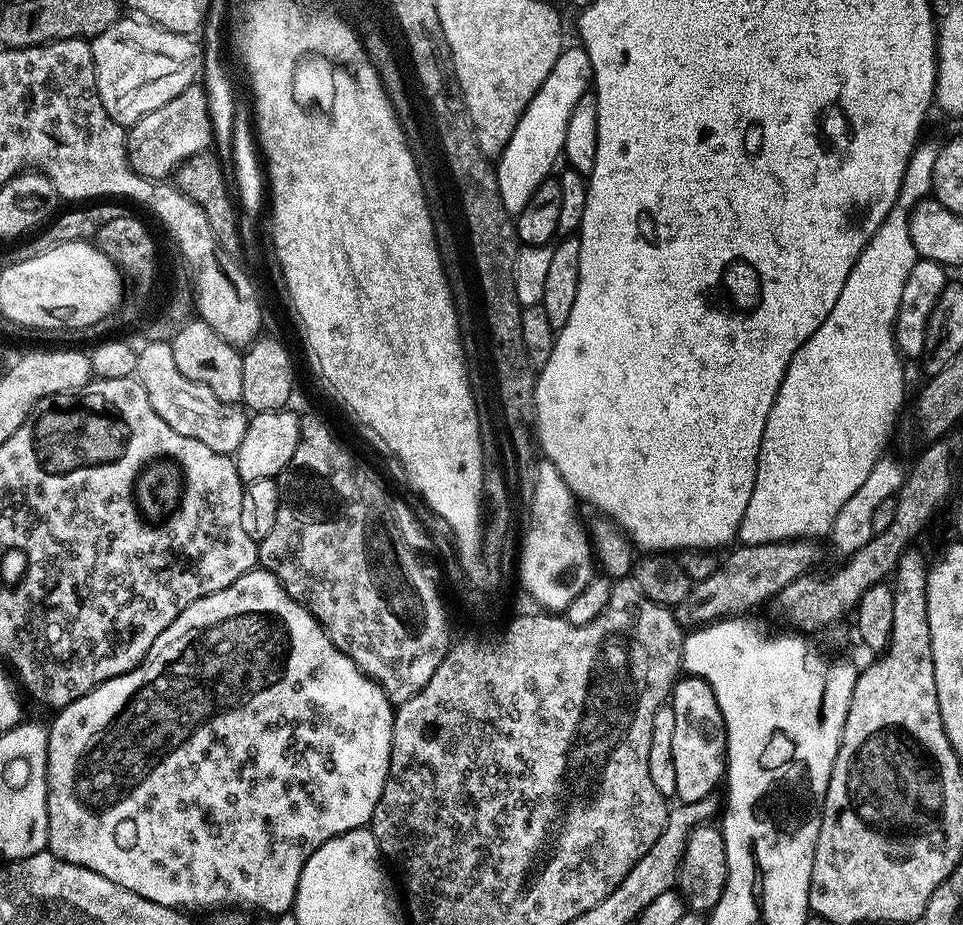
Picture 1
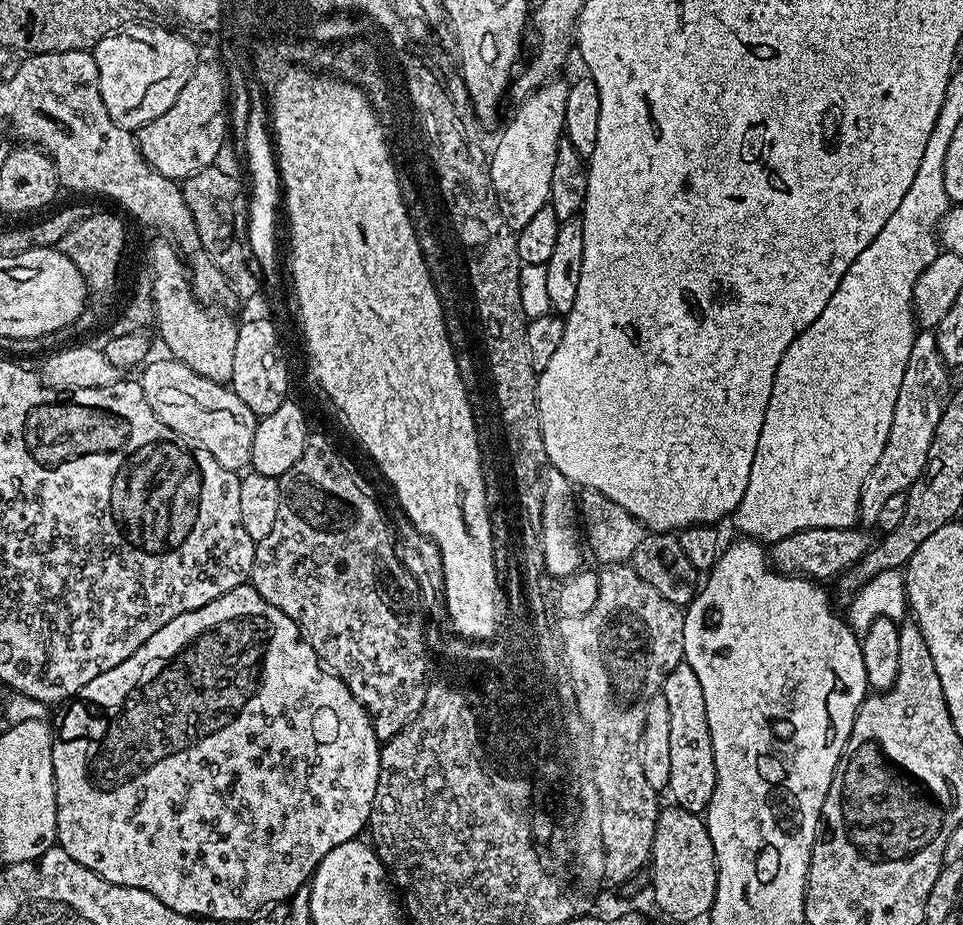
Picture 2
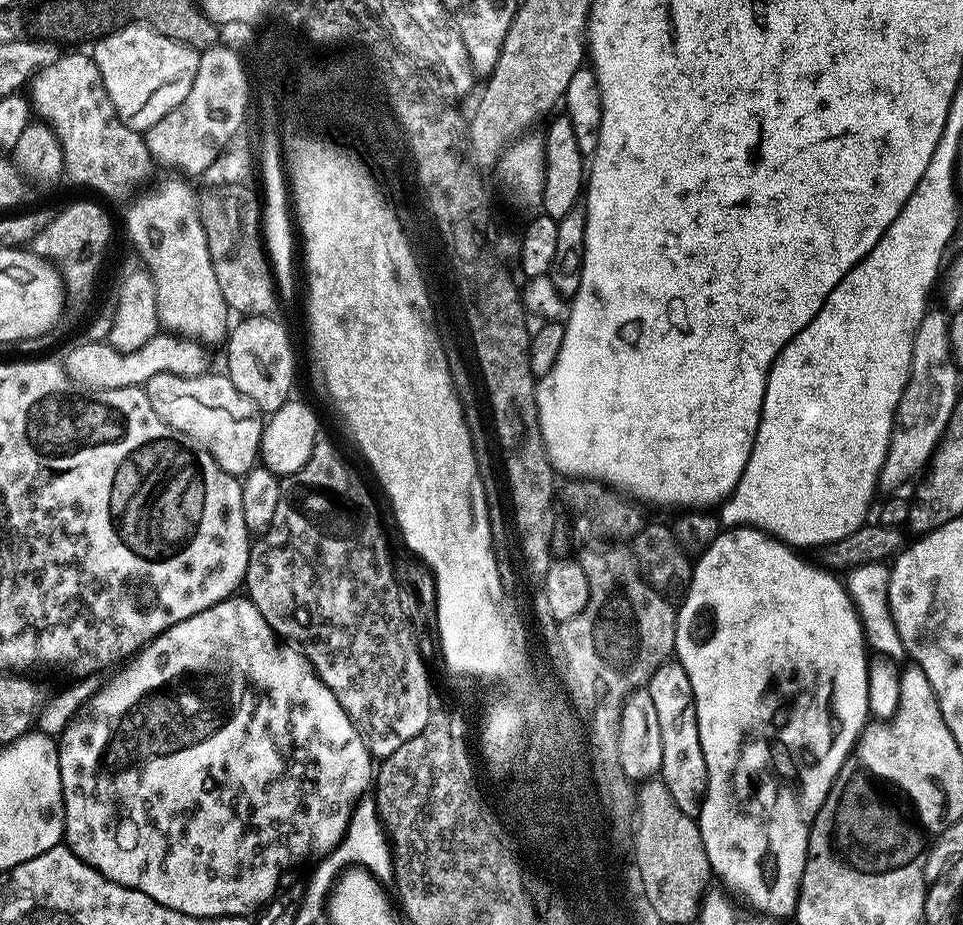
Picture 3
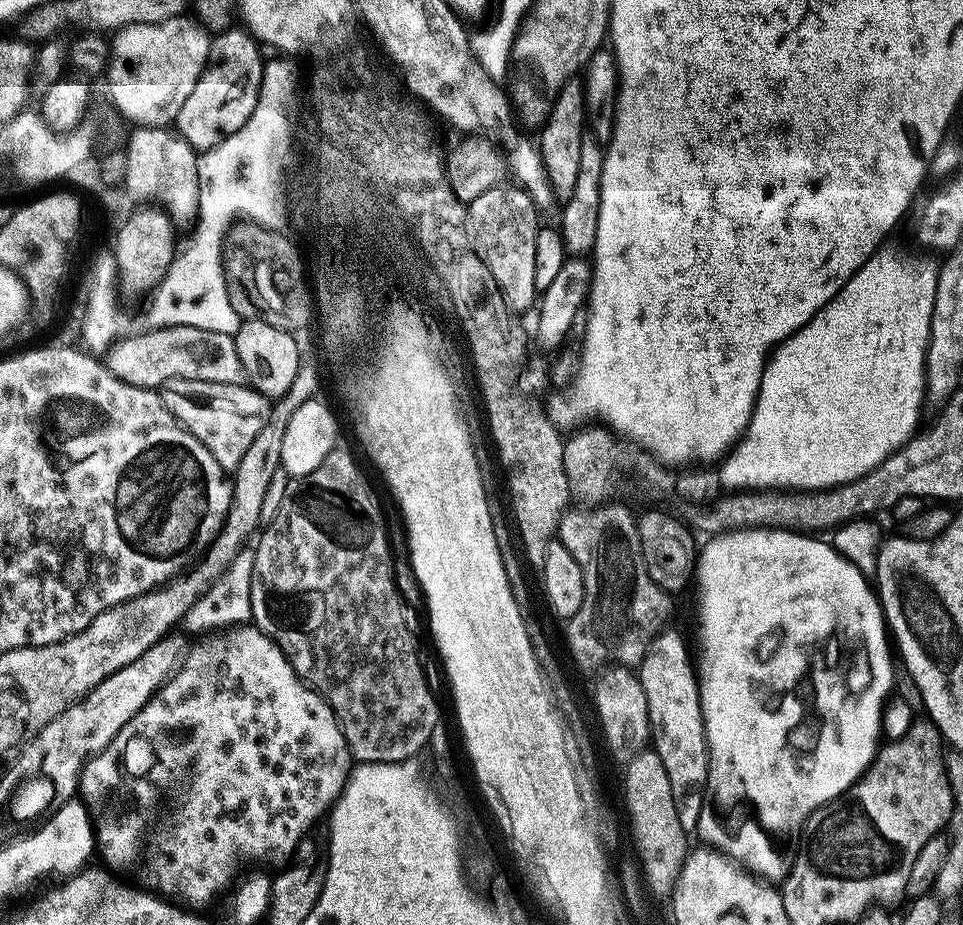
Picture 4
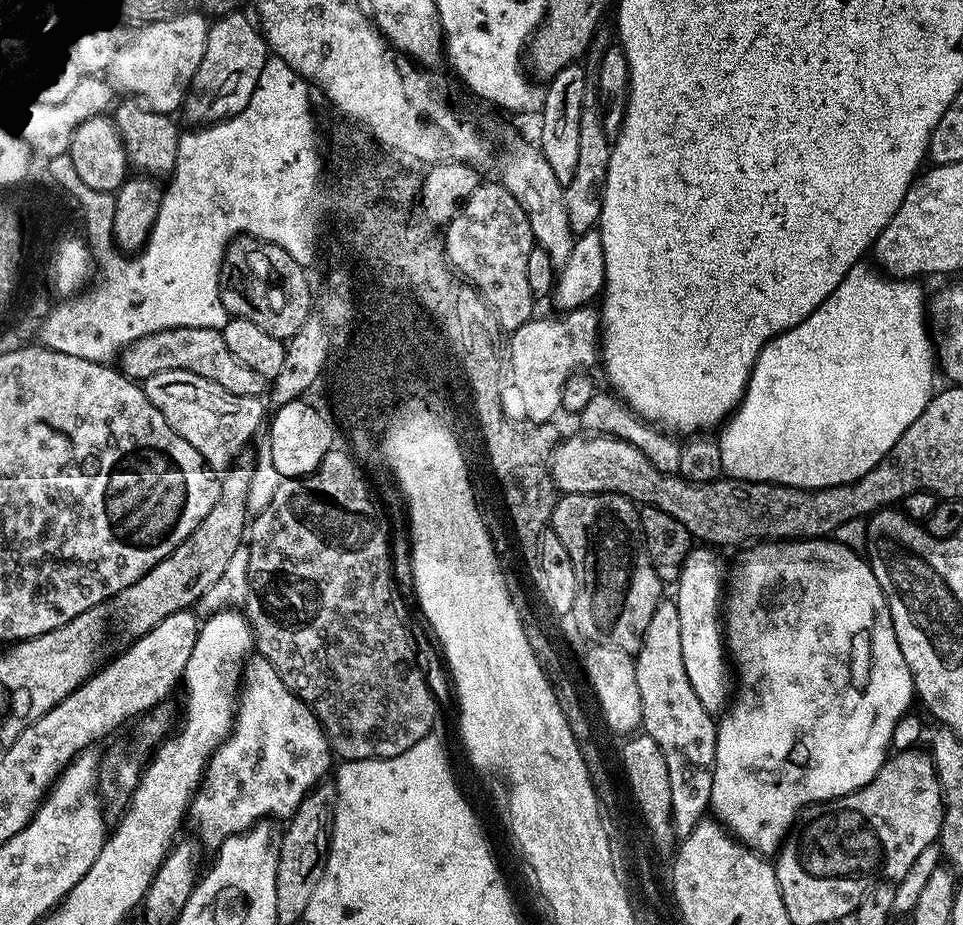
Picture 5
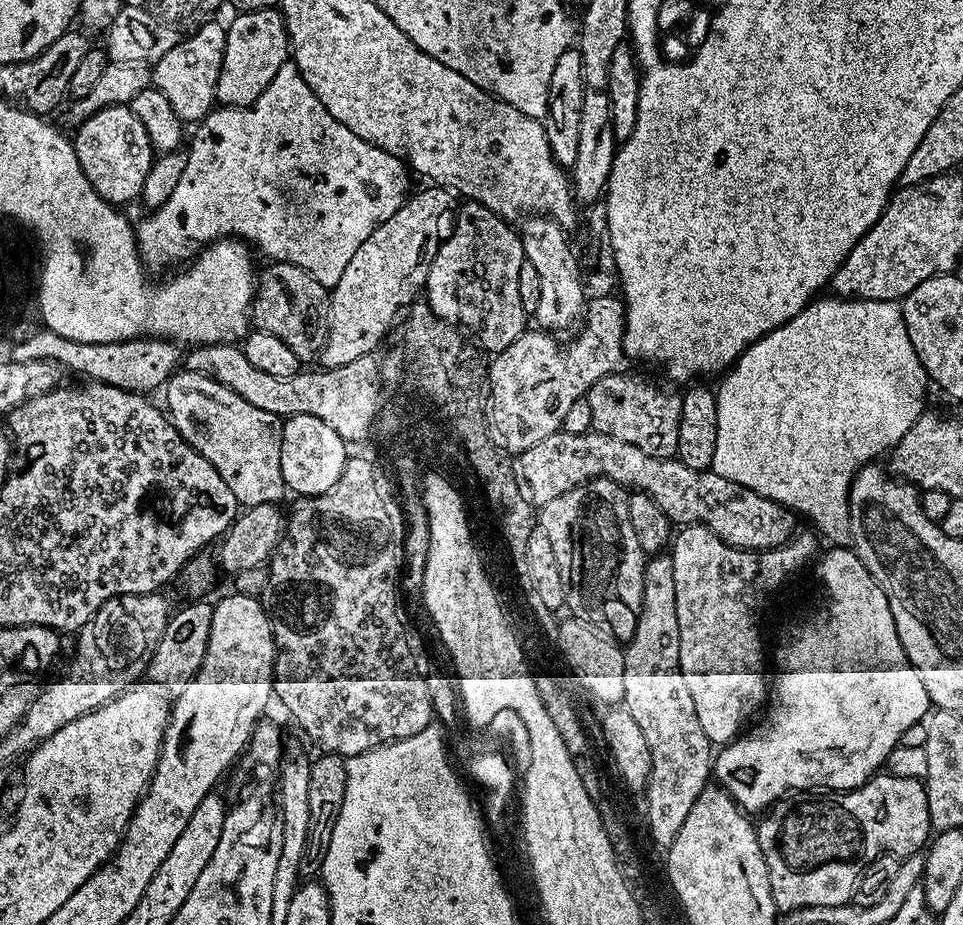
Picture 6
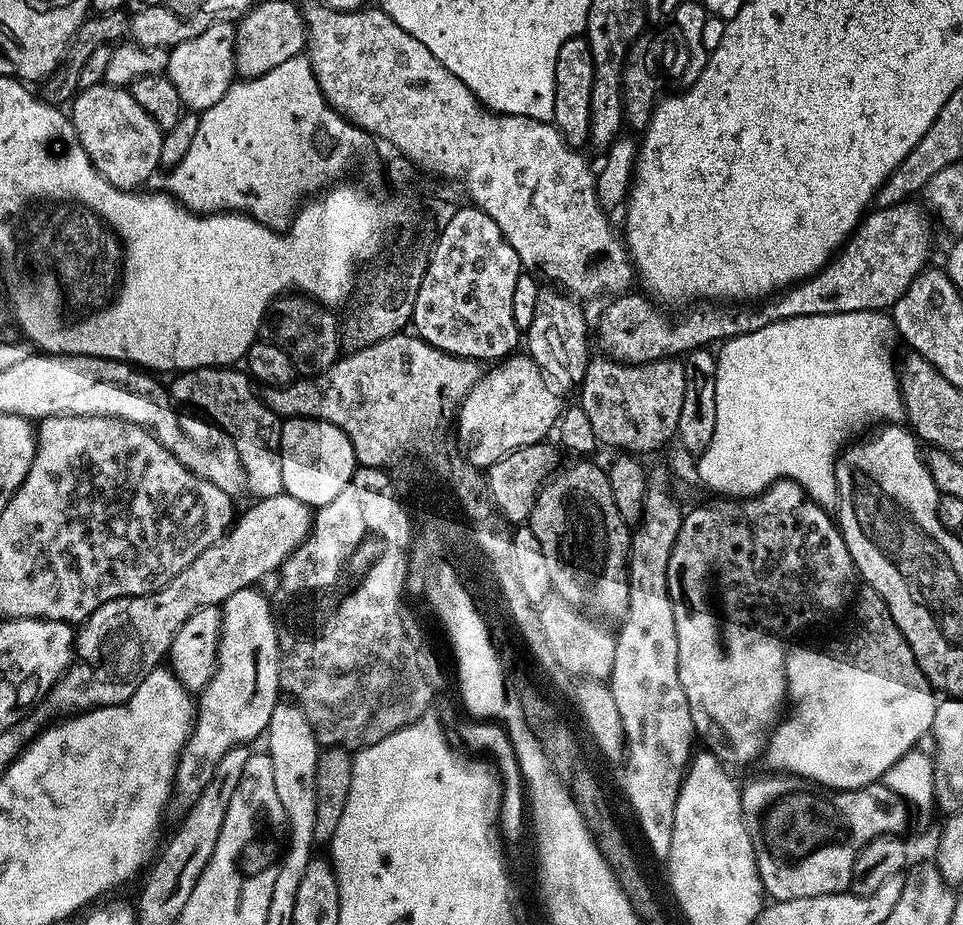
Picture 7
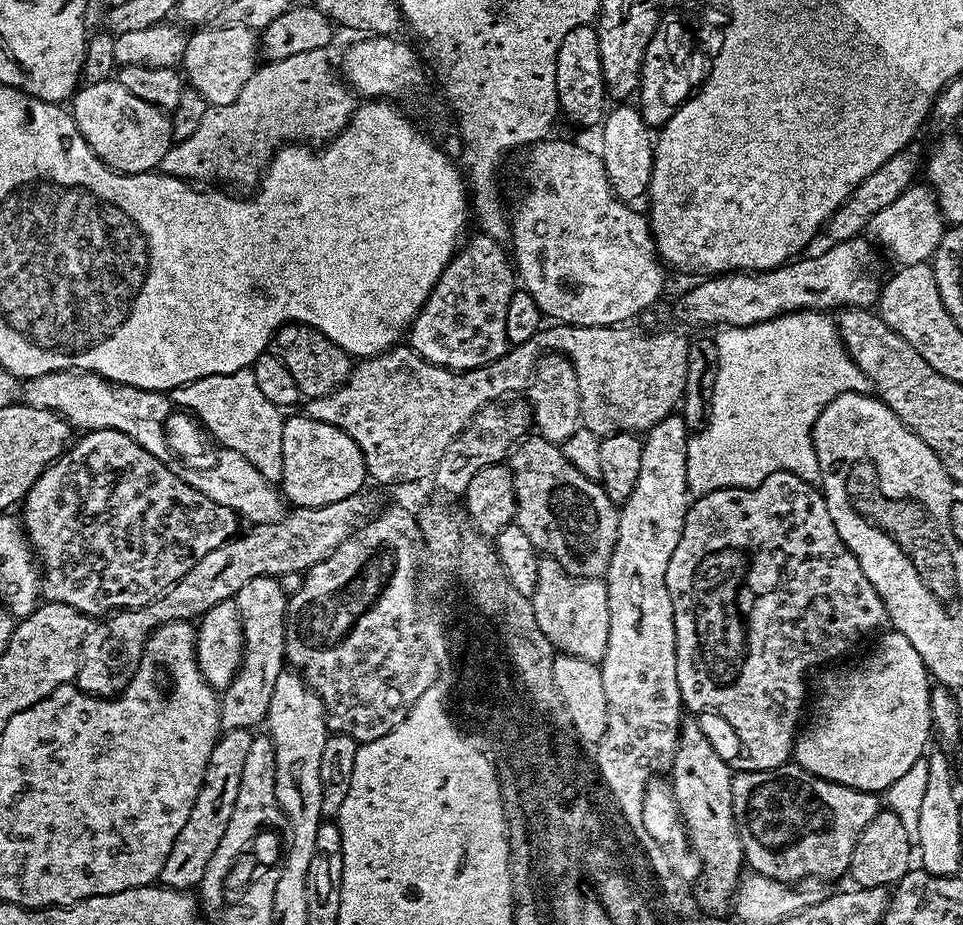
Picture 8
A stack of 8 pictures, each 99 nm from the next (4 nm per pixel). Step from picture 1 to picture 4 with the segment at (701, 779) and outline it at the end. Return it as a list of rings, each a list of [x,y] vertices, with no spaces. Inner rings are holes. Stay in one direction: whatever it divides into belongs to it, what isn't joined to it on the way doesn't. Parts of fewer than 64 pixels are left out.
[[[665,630],[656,637],[648,648],[644,661],[638,665],[638,675],[642,690],[646,690],[648,703],[648,723],[652,726],[651,743],[666,766],[666,778],[670,778],[670,791],[674,794],[674,810],[678,810],[678,822],[685,830],[692,830],[700,823],[704,798],[708,794],[708,739],[704,729],[704,715],[700,705],[700,686],[694,660],[688,657],[688,648],[684,640],[673,630]]]

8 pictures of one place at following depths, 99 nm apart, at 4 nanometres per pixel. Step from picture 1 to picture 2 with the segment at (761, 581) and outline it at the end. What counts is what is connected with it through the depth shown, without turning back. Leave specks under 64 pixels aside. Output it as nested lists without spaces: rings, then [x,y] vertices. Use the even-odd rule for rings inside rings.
[[[860,526],[850,528],[810,528],[775,541],[770,548],[770,560],[777,572],[786,576],[799,576],[801,580],[813,582],[835,581],[844,575],[870,551],[874,543],[865,529]]]

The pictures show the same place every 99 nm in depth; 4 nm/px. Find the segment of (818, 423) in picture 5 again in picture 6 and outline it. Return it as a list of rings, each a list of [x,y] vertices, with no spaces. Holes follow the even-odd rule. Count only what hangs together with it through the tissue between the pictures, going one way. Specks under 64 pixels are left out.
[[[855,298],[817,299],[803,308],[793,320],[786,322],[773,332],[757,340],[736,359],[730,371],[716,392],[718,406],[718,446],[714,446],[716,463],[714,471],[722,478],[730,478],[730,482],[740,482],[741,488],[757,496],[771,496],[773,500],[785,506],[794,506],[797,513],[812,512],[817,520],[833,520],[842,516],[842,504],[846,494],[852,488],[854,478],[866,464],[896,447],[896,443],[914,426],[916,419],[925,411],[924,384],[926,373],[914,346],[910,342],[910,334],[906,330],[904,309],[895,300],[857,300]]]

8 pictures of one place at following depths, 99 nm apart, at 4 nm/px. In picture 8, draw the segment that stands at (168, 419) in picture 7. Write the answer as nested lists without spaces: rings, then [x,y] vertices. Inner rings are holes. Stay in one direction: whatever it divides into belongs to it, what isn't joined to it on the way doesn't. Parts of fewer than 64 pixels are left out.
[[[80,369],[51,372],[46,374],[46,382],[48,386],[40,388],[40,392],[44,392],[44,409],[63,416],[73,429],[82,432],[116,429],[134,438],[155,457],[163,459],[169,452],[164,421],[171,414],[172,403],[165,393],[125,384],[115,385],[94,372],[83,372]]]

